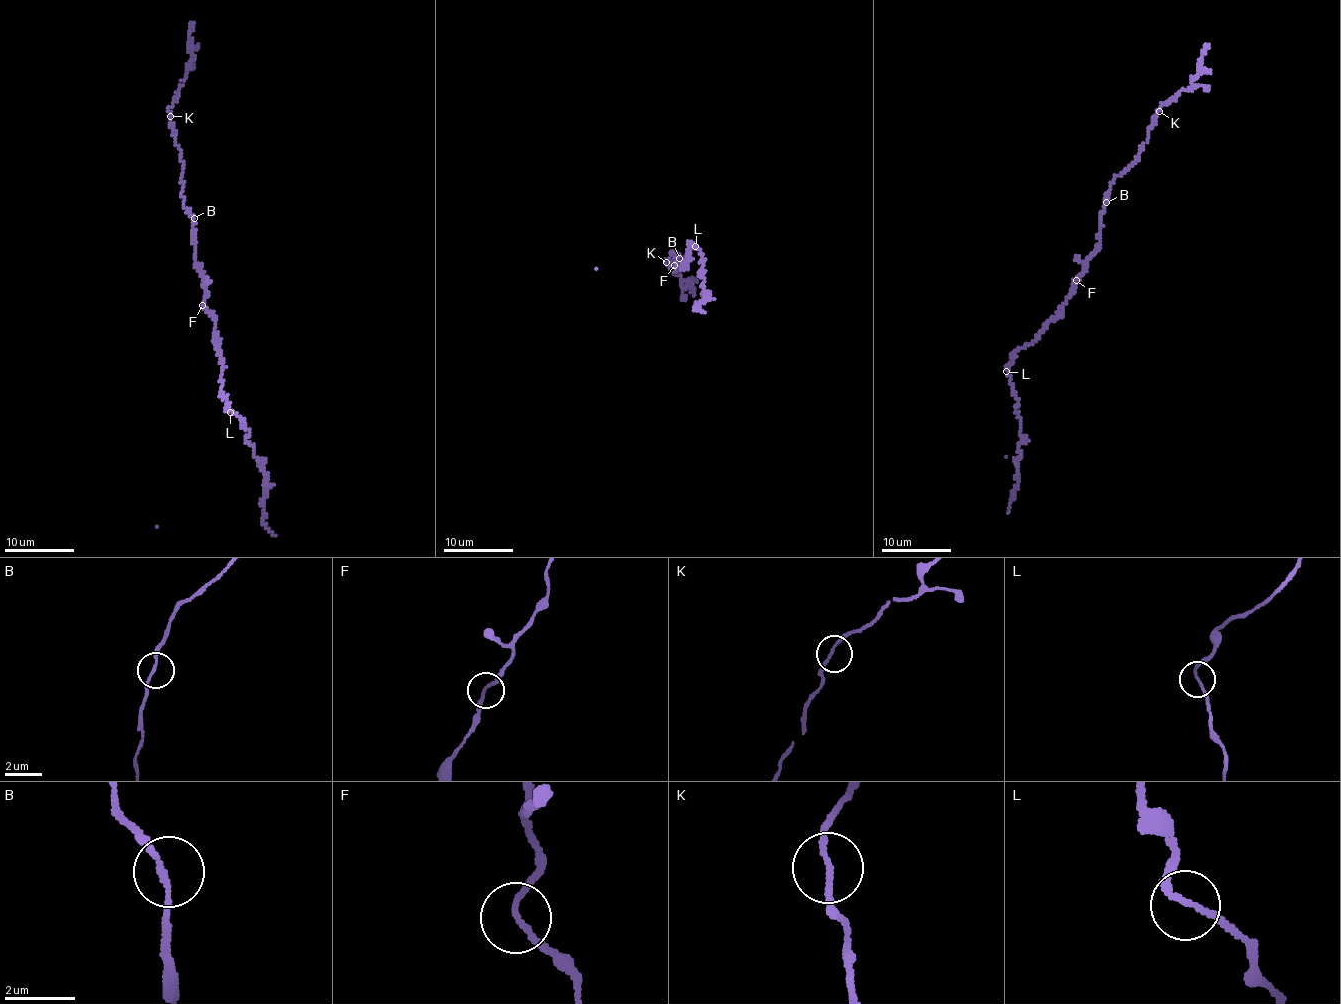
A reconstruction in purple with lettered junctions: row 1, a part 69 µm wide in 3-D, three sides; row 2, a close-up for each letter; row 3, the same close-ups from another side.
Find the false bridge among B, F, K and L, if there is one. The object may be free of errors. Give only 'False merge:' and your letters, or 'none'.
False merge: none

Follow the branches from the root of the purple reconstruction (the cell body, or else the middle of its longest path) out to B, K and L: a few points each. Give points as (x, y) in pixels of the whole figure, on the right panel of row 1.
B: (1069, 296), (1073, 283), (1099, 243), (1101, 213), (1106, 202)
K: (1069, 296), (1099, 243), (1106, 193), (1148, 142), (1149, 127), (1159, 111)
L: (1069, 296), (1046, 329), (1015, 354), (1006, 371)

